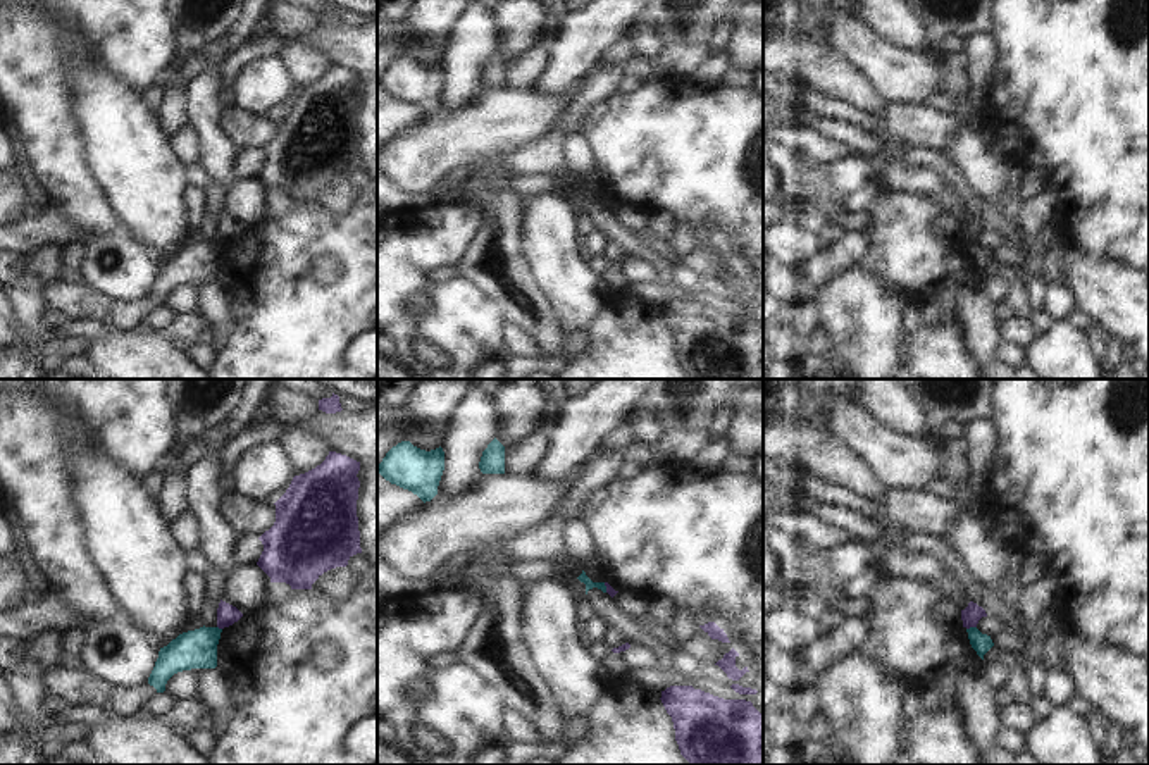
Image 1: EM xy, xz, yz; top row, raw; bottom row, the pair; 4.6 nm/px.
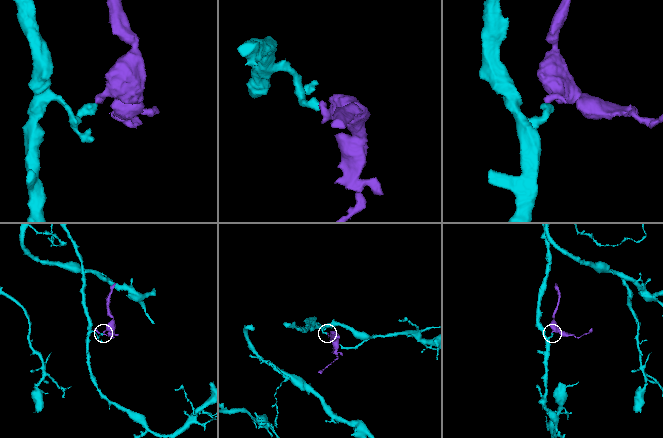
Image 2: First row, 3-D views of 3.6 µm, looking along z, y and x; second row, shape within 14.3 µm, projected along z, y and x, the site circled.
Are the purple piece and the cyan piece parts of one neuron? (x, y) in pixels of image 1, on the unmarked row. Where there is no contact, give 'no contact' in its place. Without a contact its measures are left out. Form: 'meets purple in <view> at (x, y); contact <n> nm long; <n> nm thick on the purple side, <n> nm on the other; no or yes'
meets purple in yz at (970, 240); contact 50 nm long; 90 nm thick on the purple side, 90 nm on the other; no

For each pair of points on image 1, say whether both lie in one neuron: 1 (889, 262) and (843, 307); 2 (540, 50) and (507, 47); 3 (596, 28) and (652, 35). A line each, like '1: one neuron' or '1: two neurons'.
1: two neurons
2: two neurons
3: two neurons

